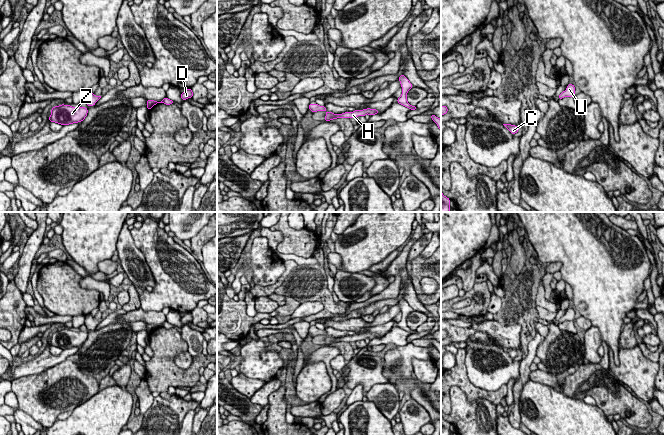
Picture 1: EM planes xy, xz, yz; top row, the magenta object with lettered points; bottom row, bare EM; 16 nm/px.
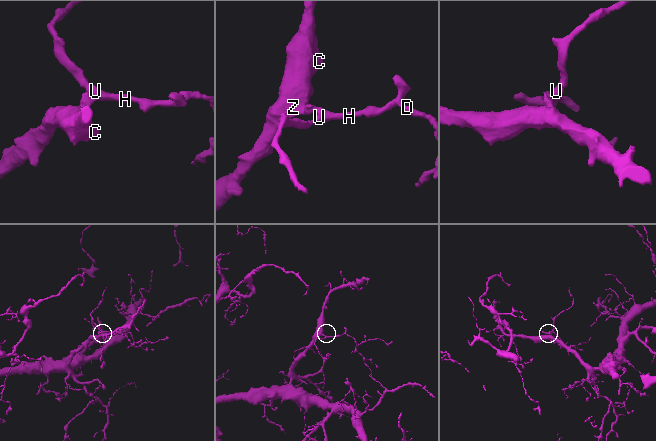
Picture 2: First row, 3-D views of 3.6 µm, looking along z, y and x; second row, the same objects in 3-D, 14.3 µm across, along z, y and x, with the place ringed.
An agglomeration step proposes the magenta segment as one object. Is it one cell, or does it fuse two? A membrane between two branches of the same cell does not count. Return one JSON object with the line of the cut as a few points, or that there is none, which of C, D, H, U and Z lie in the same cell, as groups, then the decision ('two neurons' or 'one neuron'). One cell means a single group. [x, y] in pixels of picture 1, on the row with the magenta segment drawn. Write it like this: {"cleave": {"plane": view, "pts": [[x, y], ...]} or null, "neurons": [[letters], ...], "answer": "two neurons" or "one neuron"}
{"cleave": null, "neurons": [["C", "D", "H", "U", "Z"]], "answer": "one neuron"}

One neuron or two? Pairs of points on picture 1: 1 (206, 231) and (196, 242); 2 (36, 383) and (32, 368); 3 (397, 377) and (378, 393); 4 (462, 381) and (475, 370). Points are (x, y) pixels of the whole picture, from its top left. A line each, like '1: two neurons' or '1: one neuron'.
1: one neuron
2: two neurons
3: two neurons
4: two neurons

